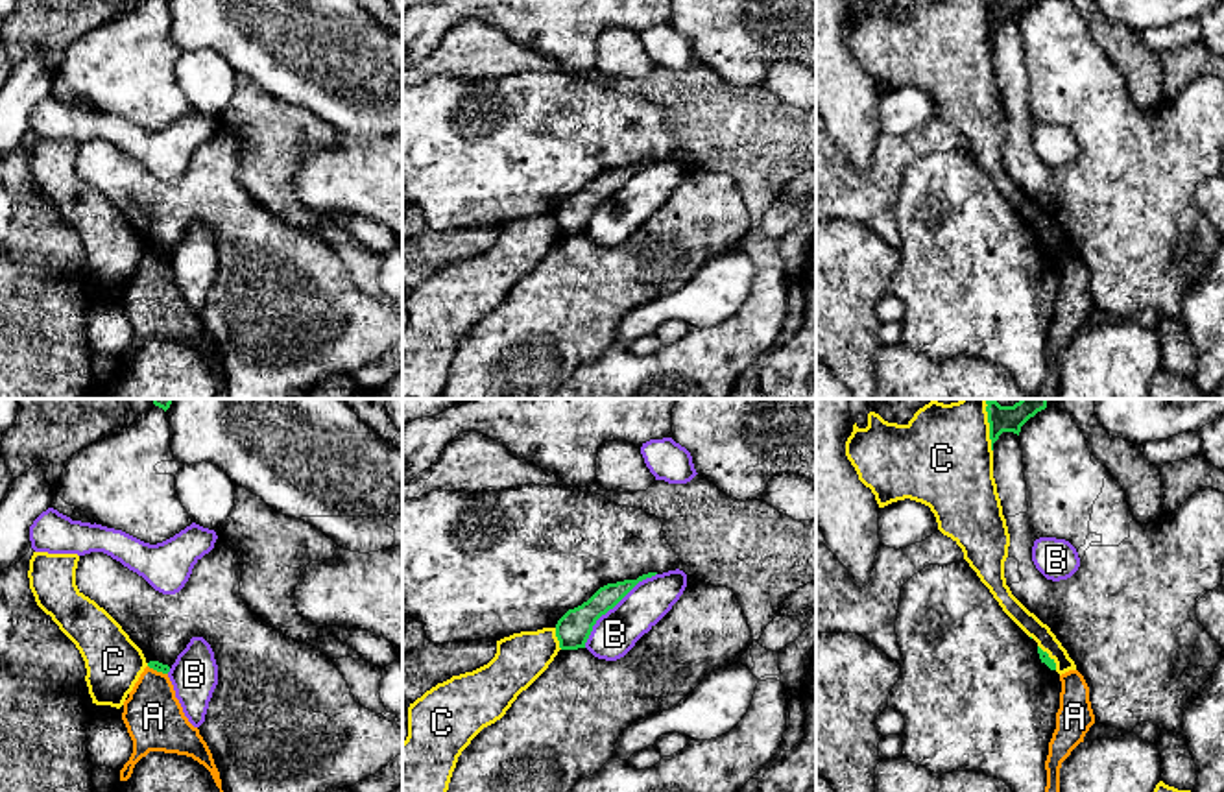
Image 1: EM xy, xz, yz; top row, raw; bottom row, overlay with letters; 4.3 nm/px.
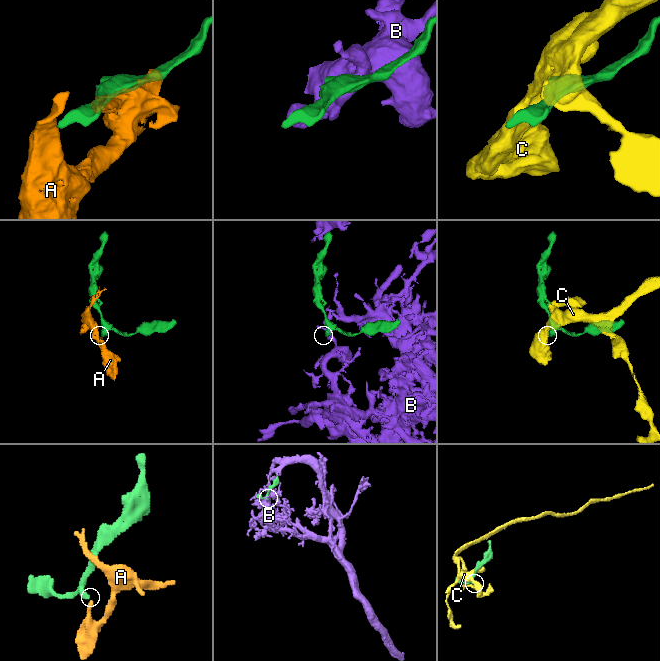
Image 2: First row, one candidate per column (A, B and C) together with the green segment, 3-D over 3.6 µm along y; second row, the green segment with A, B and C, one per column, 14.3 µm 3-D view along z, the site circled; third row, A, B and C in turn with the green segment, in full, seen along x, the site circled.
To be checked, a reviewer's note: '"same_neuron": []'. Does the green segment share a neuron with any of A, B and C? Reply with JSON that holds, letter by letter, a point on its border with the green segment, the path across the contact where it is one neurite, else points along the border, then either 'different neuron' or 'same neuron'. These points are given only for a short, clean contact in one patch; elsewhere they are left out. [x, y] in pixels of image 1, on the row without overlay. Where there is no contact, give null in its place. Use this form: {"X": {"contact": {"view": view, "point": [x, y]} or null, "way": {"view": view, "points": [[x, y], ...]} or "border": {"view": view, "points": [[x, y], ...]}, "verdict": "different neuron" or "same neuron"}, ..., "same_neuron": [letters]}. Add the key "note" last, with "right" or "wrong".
{"A": {"contact": {"view": "xy", "point": [157, 257]}, "border": {"view": "xy", "points": [[148, 252], [167, 261]]}, "verdict": "different neuron"}, "B": {"contact": {"view": "xz", "point": [613, 192]}, "verdict": "different neuron"}, "C": {"contact": {"view": "yz", "point": [990, 19]}, "verdict": "different neuron"}, "same_neuron": [], "note": "right"}

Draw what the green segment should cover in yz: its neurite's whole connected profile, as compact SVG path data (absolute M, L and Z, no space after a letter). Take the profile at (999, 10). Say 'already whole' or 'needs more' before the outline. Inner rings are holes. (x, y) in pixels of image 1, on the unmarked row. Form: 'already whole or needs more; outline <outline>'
already whole; outline M988 0L991 37L1002 18L1019 22L1021 13L1036 0Z

